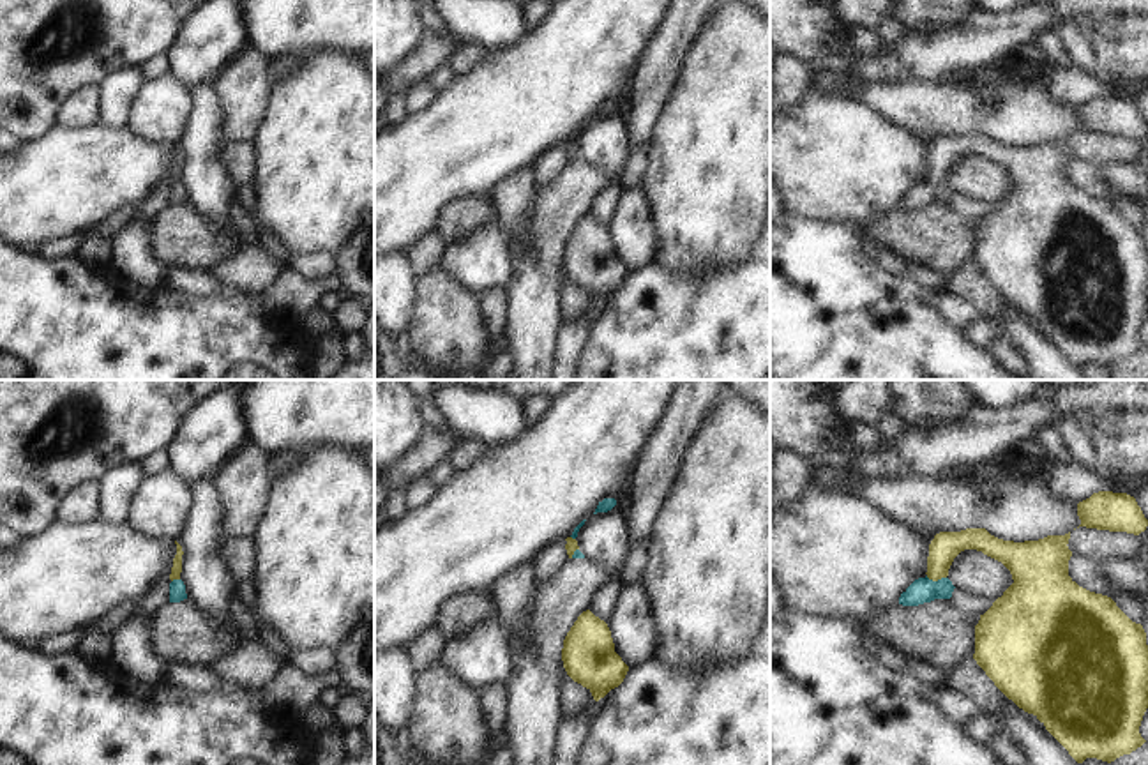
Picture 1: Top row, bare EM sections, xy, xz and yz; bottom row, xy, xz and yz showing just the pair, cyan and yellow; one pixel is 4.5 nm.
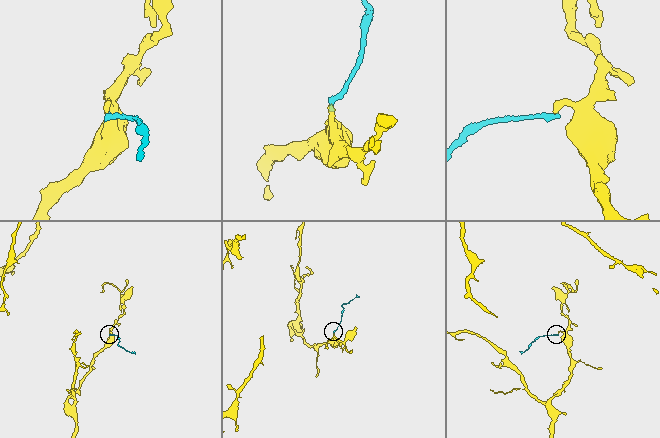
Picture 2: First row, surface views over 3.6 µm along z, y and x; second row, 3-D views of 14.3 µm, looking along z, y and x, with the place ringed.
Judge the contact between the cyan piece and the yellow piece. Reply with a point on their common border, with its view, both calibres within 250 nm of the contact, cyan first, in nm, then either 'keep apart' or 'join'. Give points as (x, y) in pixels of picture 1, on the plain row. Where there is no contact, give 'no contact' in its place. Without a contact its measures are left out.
yz (938, 184) | 110/140 nm | join

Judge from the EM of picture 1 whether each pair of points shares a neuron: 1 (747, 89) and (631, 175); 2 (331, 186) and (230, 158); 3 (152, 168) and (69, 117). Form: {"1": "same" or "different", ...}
{"1": "different", "2": "different", "3": "different"}

